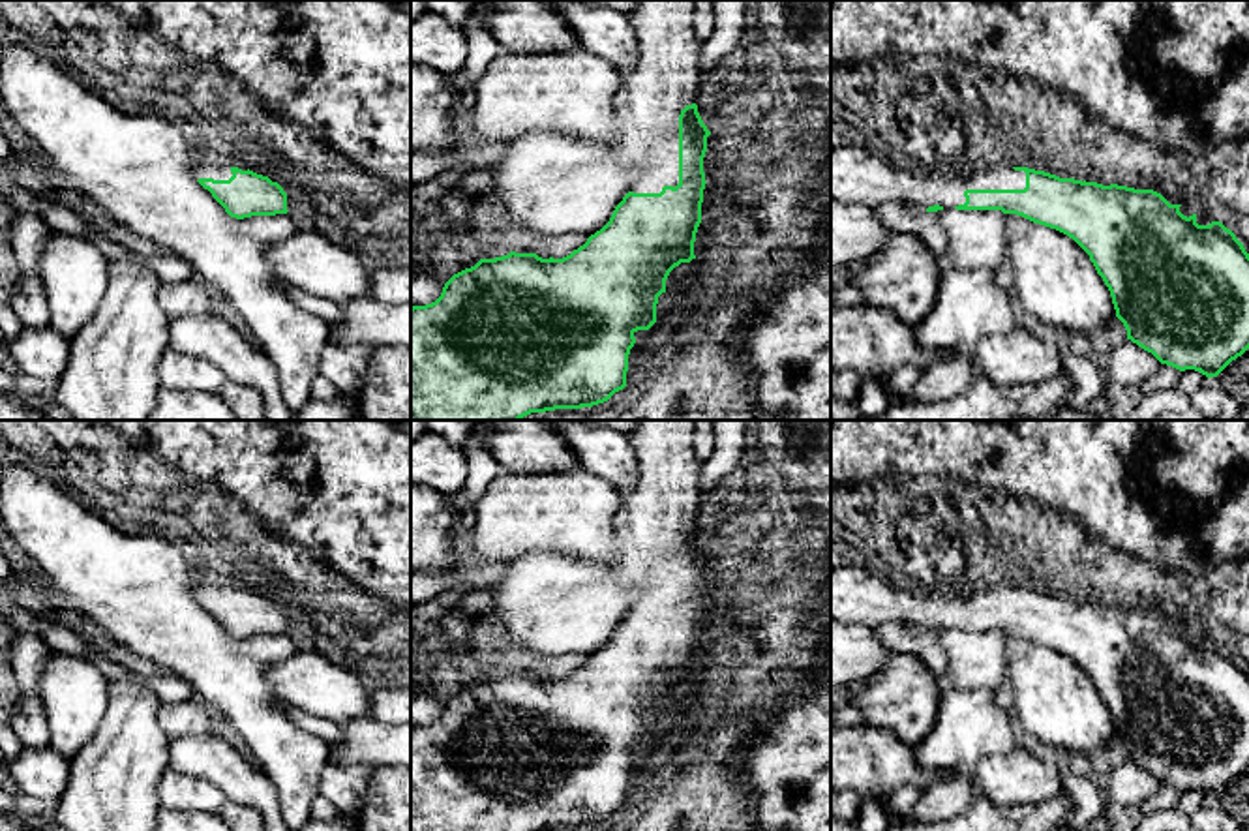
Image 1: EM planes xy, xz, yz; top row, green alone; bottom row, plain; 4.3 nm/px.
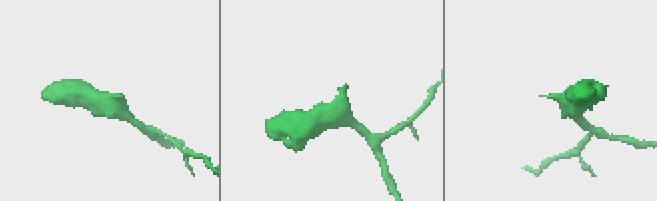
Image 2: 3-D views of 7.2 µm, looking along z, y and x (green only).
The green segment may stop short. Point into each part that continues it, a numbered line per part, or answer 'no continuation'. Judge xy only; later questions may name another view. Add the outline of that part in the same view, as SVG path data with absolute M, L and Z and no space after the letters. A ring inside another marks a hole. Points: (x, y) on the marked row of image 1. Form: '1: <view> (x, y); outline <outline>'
1: xy (218, 173); outline M199 167L193 171L193 176L199 178L214 178L214 180L229 180L233 176L231 167Z

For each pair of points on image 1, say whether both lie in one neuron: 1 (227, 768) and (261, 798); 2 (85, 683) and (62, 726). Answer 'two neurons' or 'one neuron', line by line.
1: one neuron
2: one neuron

